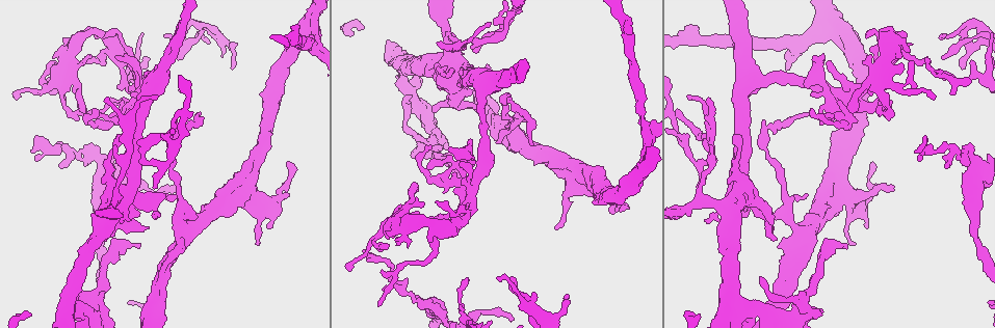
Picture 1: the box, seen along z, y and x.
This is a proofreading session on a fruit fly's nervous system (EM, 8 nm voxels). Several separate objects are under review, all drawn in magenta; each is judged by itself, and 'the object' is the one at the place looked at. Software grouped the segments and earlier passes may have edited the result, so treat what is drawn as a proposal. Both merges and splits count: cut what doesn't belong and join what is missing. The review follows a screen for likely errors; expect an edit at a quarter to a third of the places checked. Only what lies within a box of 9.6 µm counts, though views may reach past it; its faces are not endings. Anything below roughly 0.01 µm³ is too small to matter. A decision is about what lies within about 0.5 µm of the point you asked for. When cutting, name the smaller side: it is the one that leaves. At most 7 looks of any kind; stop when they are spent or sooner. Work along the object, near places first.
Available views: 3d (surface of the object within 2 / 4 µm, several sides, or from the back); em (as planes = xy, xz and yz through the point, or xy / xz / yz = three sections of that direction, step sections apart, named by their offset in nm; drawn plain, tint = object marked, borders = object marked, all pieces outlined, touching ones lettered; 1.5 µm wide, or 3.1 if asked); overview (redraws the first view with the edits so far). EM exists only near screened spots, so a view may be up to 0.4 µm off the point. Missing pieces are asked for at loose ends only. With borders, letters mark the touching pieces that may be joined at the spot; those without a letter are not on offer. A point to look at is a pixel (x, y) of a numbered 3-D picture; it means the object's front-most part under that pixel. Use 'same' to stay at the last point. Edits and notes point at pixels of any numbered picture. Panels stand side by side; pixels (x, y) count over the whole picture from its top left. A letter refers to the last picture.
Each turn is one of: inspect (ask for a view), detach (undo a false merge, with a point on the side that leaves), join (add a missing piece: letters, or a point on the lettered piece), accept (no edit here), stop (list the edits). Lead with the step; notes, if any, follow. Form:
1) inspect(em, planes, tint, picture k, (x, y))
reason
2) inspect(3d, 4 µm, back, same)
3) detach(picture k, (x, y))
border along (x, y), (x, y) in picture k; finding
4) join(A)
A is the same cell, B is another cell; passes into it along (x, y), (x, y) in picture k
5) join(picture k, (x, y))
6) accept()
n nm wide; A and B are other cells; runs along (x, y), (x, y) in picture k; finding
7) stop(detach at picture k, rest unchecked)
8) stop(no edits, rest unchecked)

inspect(em, planes, tint, picture 1, (978, 74))
calibre changes

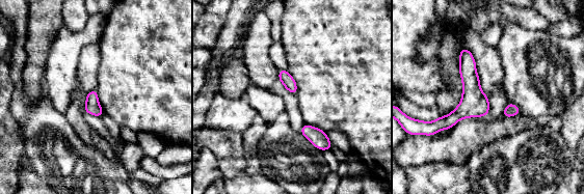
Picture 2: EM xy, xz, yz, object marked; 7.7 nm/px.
inspect(em, planes, borders, same)

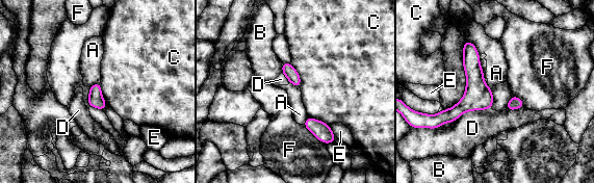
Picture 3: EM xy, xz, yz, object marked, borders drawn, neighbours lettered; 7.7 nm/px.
accept()
A, B, C, D, E and F are other cells; border along (290, 62), (300, 77), (301, 87) in picture 3; continuous, no second cell

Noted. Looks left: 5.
inspect(em, xz, step 8, tint, picture 1, (165, 33))
thin end

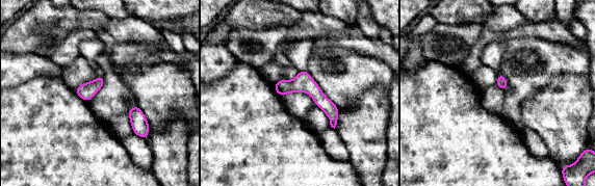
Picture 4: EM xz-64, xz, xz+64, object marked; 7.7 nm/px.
inspect(em, planes, borders, same)
another direction

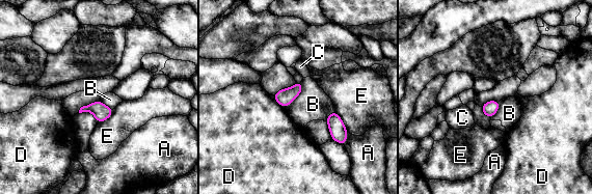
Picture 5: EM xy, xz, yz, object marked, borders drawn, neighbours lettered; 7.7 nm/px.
accept()
70 nm wide; A, B, C, D and E are other cells; border along (272, 95), (285, 108) in picture 5; none of them fits

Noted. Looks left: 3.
inspect(em, planes, borders, picture 1, (441, 69))
calibre changes

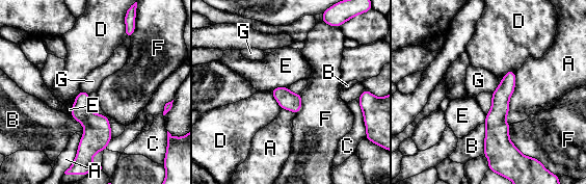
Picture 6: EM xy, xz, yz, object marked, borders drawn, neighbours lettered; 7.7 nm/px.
accept()
A, B, C, D, E, F and G are other cells; border along (499, 83), (491, 93) in picture 6; all the same cell

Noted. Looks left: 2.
stop(no edits, rest unchecked)

